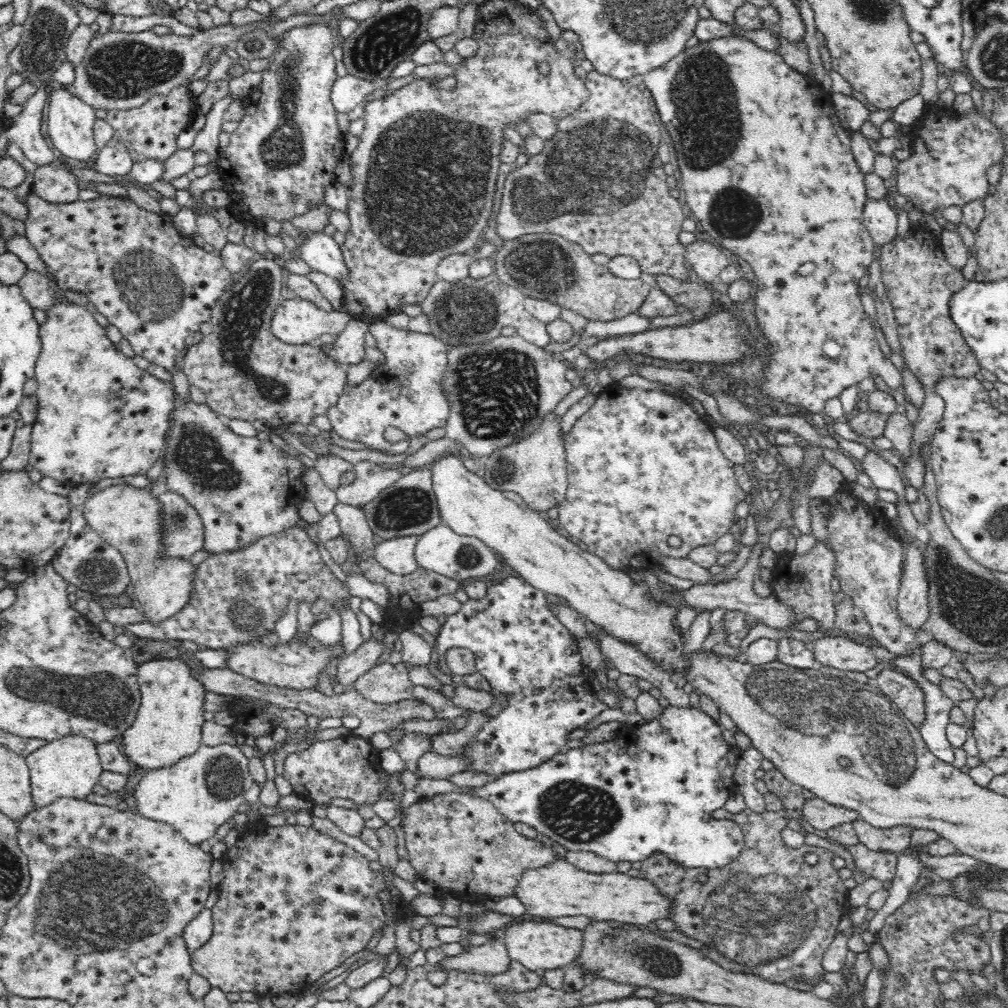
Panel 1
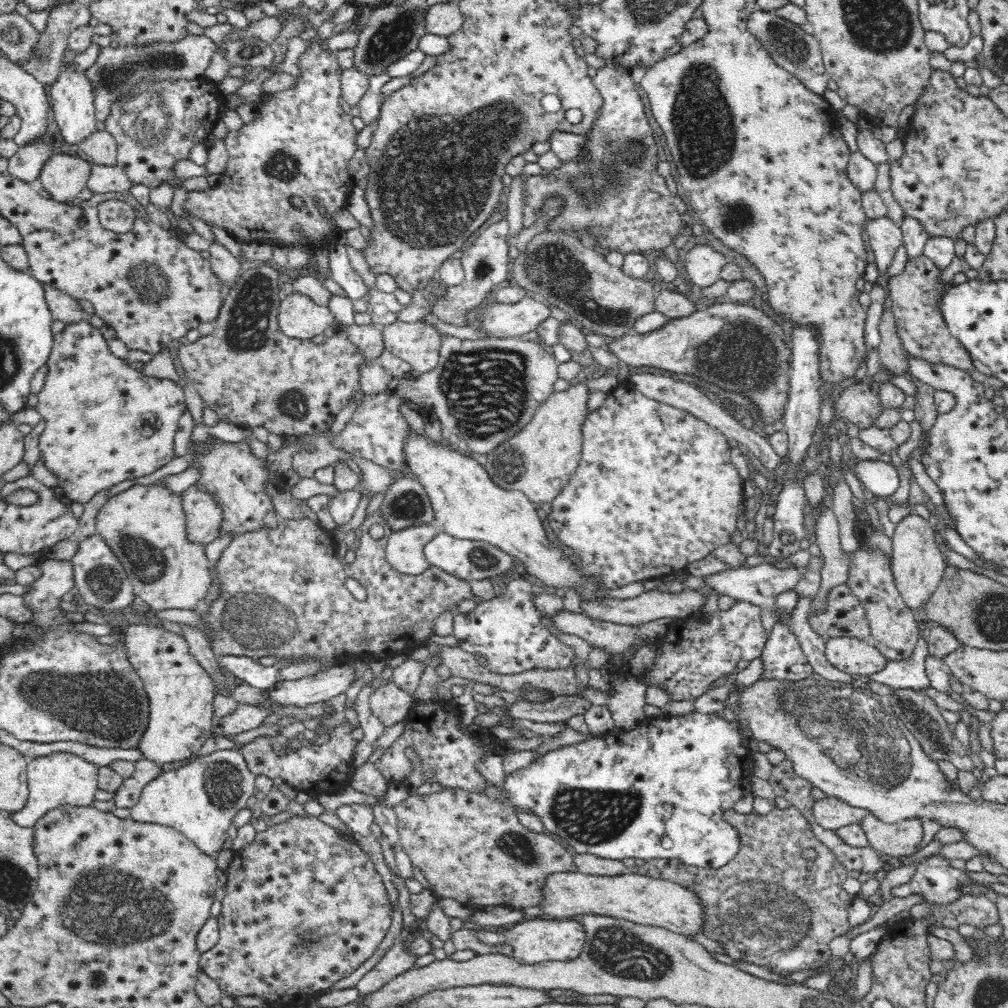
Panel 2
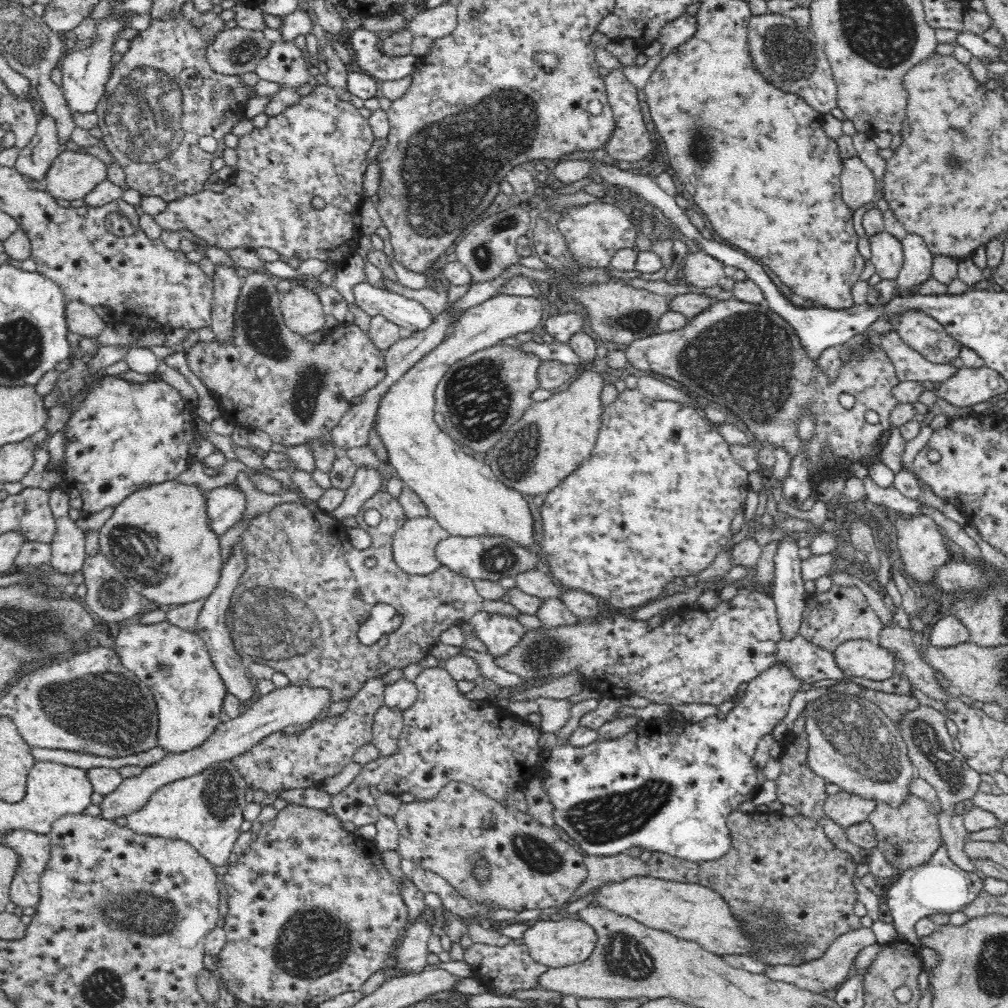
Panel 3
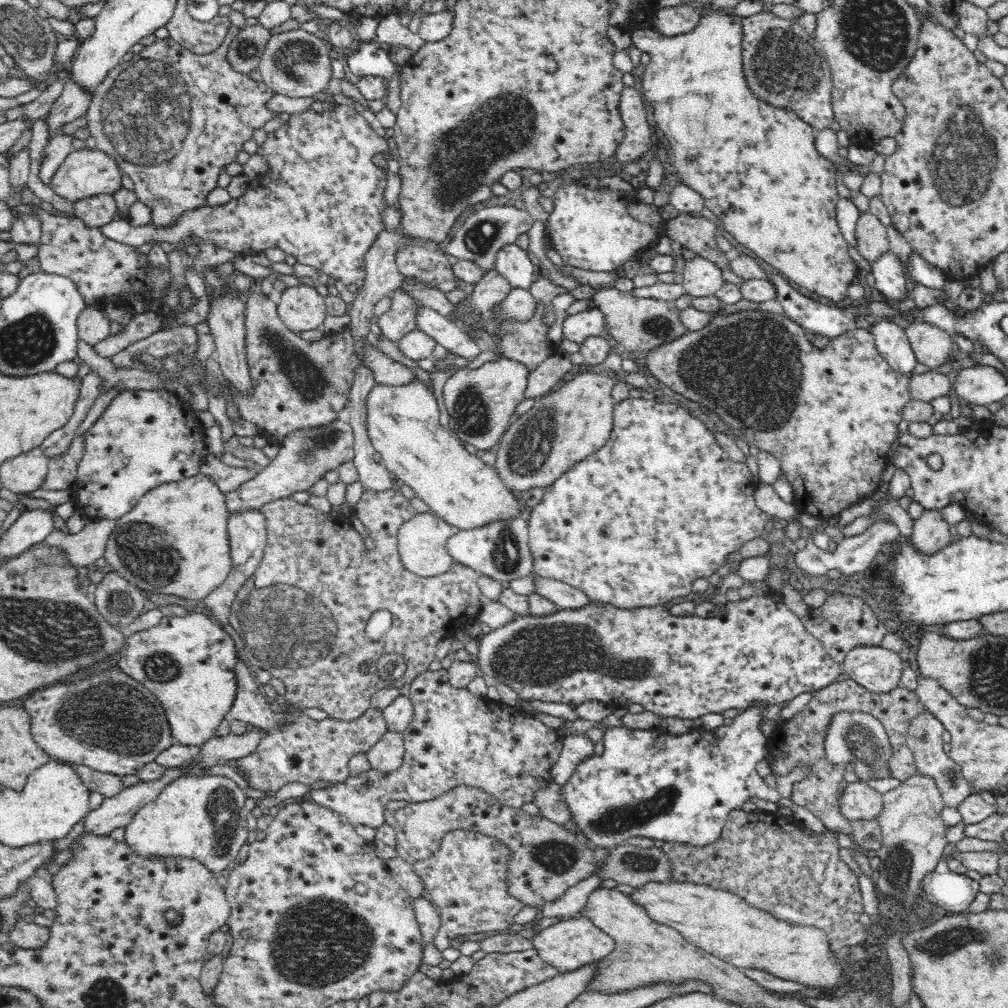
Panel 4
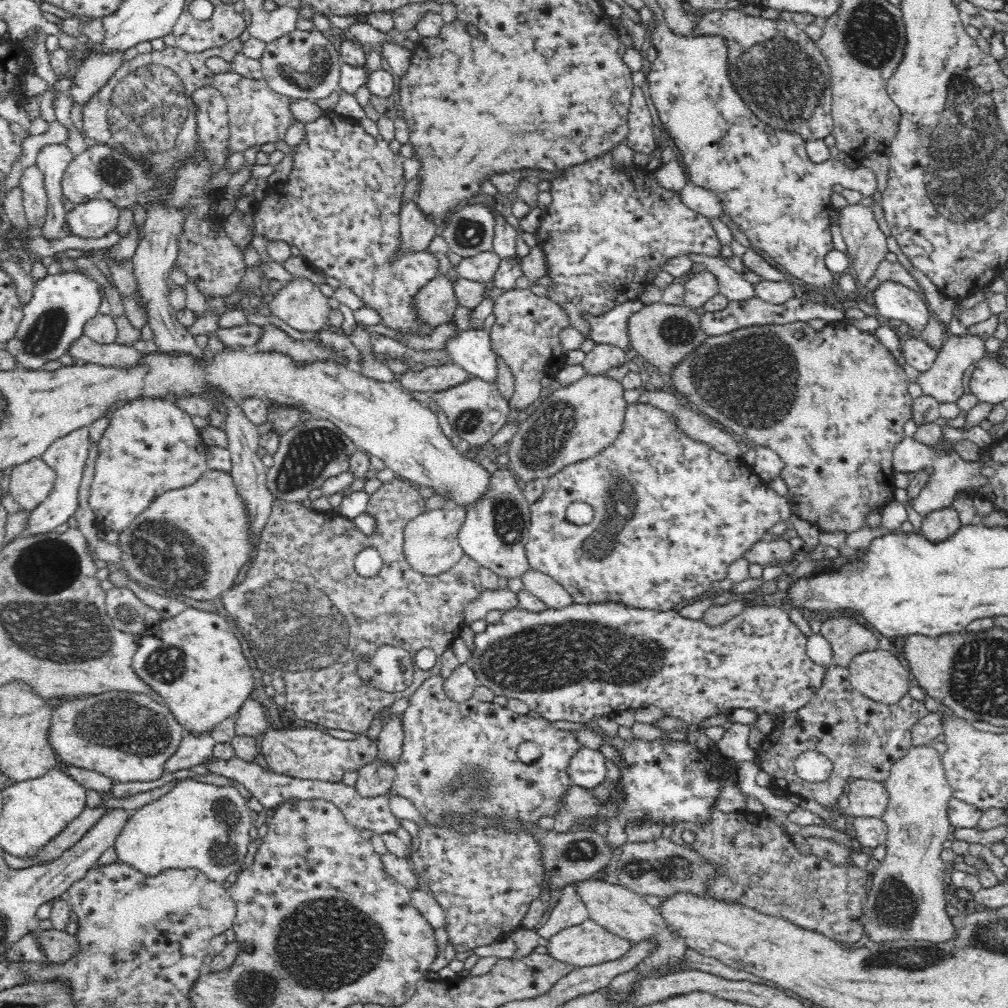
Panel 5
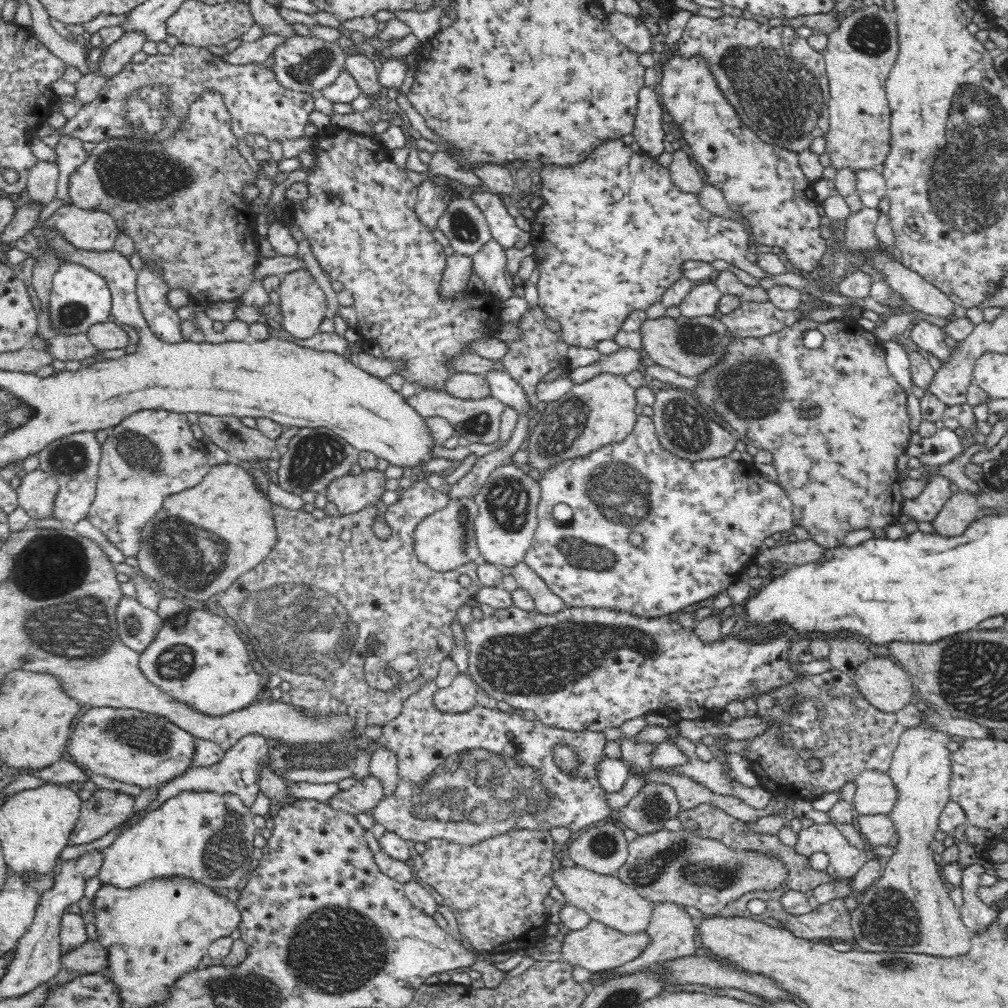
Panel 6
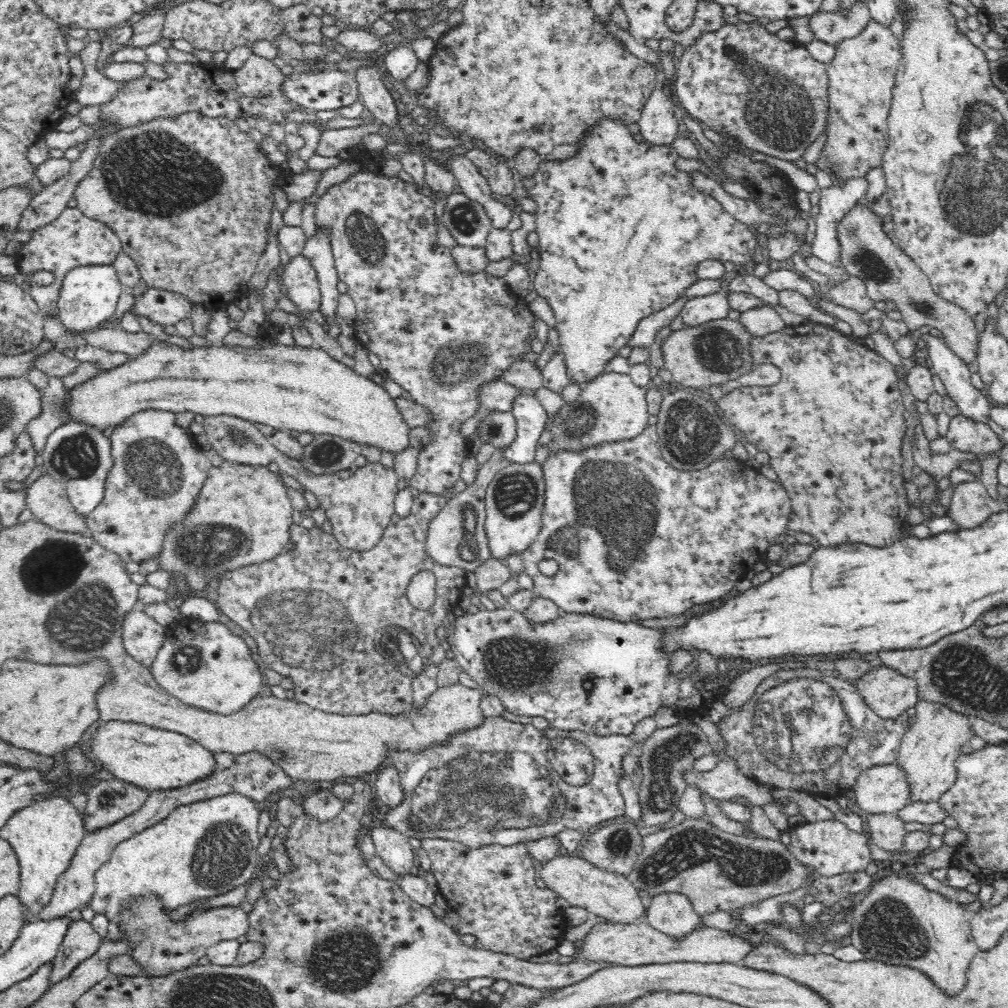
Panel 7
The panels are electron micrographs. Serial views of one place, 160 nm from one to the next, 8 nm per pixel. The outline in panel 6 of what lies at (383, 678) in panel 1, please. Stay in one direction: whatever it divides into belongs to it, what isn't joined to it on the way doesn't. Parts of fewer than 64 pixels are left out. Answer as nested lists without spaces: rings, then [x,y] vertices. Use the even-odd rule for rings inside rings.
[[[371,774],[364,780],[356,781],[350,790],[340,791],[322,803],[350,814],[357,815],[364,812],[373,817],[374,809],[380,804],[383,797],[380,781]]]

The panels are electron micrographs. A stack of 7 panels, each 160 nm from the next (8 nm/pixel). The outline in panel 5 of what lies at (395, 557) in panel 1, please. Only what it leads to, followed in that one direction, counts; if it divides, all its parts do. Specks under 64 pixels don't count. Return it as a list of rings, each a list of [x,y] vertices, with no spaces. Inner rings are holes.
[[[448,506],[433,509],[414,518],[406,526],[404,534],[404,555],[408,565],[426,576],[436,576],[456,568],[466,555],[460,547],[459,534],[467,516],[464,506]]]

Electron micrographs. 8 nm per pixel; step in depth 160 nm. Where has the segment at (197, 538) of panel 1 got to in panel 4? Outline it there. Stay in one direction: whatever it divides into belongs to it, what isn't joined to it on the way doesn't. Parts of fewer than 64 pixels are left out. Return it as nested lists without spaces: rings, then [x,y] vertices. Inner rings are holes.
[[[336,419],[322,426],[294,430],[282,438],[277,455],[268,466],[258,469],[253,480],[244,482],[234,492],[226,493],[228,511],[235,514],[249,509],[262,509],[267,503],[278,499],[292,498],[297,492],[308,490],[323,479],[324,474],[337,469],[355,457],[355,436],[350,424]]]

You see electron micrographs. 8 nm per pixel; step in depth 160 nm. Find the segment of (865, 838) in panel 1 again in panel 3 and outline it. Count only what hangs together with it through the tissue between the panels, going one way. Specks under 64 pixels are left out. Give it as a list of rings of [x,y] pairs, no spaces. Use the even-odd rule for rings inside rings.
[[[912,793],[906,794],[904,802],[898,806],[890,806],[887,802],[879,802],[869,821],[874,827],[878,848],[887,863],[896,870],[894,879],[898,879],[907,870],[928,862],[943,845],[939,827],[939,815],[931,807],[931,802]]]

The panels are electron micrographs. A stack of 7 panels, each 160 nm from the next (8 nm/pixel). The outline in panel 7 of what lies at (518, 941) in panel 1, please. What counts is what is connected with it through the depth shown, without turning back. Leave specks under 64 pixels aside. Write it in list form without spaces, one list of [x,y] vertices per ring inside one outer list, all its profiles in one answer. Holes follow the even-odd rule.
[[[644,919],[630,924],[598,923],[592,927],[581,944],[582,948],[578,950],[578,959],[628,967],[674,962],[728,963],[743,967],[746,958],[756,946],[739,935],[710,927],[694,929],[682,938],[674,938],[656,930]]]

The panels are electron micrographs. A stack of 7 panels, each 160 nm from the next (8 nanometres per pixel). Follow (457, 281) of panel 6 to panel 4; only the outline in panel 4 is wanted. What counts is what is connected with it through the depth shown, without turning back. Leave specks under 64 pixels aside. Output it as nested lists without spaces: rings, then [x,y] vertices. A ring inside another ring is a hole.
[[[404,288],[392,292],[390,298],[389,310],[376,319],[384,336],[388,340],[397,342],[405,334],[417,329],[415,316],[422,307],[426,306],[423,306],[409,292],[404,291]]]

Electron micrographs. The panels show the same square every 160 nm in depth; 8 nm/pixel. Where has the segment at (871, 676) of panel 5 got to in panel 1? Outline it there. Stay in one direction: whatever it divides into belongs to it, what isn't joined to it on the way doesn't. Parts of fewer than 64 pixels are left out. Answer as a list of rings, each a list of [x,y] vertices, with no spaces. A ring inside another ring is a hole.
[[[826,636],[813,644],[818,665],[832,666],[842,671],[866,672],[879,663],[874,649],[846,637]]]

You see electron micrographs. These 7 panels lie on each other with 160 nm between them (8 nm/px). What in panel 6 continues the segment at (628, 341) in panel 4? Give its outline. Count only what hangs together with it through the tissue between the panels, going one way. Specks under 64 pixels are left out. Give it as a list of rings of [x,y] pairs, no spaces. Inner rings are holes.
[[[681,314],[678,319],[646,319],[641,324],[641,333],[647,355],[655,364],[690,378],[701,376],[717,365],[727,355],[727,348],[732,342],[732,334],[726,325],[720,319],[709,316],[688,318]]]

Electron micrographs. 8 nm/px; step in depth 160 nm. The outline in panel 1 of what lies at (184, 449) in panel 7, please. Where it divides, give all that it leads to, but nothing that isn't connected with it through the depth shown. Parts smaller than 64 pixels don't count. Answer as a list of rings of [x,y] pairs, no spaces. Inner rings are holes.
[[[54,285],[54,289],[56,289],[57,293],[57,298],[59,298],[60,301],[59,303],[56,303],[55,305],[52,305],[48,310],[47,310],[47,315],[48,319],[45,324],[40,325],[40,334],[41,334],[41,339],[42,339],[42,348],[41,348],[41,353],[40,356],[38,357],[38,360],[36,361],[35,364],[35,378],[38,381],[38,387],[37,390],[35,391],[35,396],[38,400],[37,404],[37,417],[36,420],[33,422],[33,428],[31,432],[31,451],[29,454],[29,464],[30,468],[37,468],[40,470],[40,472],[43,474],[44,477],[51,477],[53,479],[56,479],[57,481],[61,481],[62,483],[67,484],[68,486],[79,486],[81,484],[95,484],[100,482],[101,479],[106,479],[106,478],[126,478],[128,476],[144,476],[152,468],[152,465],[158,458],[160,458],[160,455],[163,454],[163,450],[165,448],[165,441],[167,438],[167,432],[169,431],[169,428],[171,427],[172,420],[170,419],[170,416],[173,414],[173,410],[175,409],[175,402],[176,402],[176,393],[175,393],[175,387],[172,381],[164,381],[156,378],[155,376],[152,376],[146,369],[142,370],[140,369],[132,359],[126,355],[124,355],[118,346],[116,346],[108,337],[107,337],[107,329],[104,329],[96,319],[94,319],[94,310],[91,309],[90,307],[82,307],[80,305],[70,303],[68,302],[64,296],[63,293],[57,288],[56,285]]]

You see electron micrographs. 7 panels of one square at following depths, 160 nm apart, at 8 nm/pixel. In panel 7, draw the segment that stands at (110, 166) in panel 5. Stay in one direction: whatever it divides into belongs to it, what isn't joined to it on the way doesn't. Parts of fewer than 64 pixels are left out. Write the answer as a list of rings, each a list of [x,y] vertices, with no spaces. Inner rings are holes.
[[[185,112],[178,114],[176,118],[156,118],[150,122],[140,122],[136,126],[115,130],[106,138],[93,169],[77,184],[73,197],[84,215],[109,226],[118,235],[121,249],[136,263],[147,288],[183,294],[193,304],[203,304],[210,310],[225,309],[232,301],[247,295],[250,290],[252,273],[269,242],[268,226],[276,202],[274,190],[281,190],[289,176],[280,165],[272,163],[261,146],[261,142],[255,142],[248,132],[240,131],[236,123],[225,116],[212,118],[204,113]]]

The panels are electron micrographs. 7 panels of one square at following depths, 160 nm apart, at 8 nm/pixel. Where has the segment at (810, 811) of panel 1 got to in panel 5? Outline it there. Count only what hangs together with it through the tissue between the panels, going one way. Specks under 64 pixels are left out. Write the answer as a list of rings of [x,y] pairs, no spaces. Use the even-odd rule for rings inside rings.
[[[869,778],[851,780],[848,811],[853,817],[868,816],[881,818],[885,813],[889,794],[883,781],[876,782]]]

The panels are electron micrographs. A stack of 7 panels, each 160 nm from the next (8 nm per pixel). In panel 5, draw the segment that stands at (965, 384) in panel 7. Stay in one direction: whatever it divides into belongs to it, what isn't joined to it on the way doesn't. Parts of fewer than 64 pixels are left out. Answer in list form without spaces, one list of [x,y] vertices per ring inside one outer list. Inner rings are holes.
[[[882,282],[880,288],[870,295],[868,298],[874,301],[873,308],[883,318],[906,322],[917,336],[927,326],[932,313],[919,293],[896,282]]]

